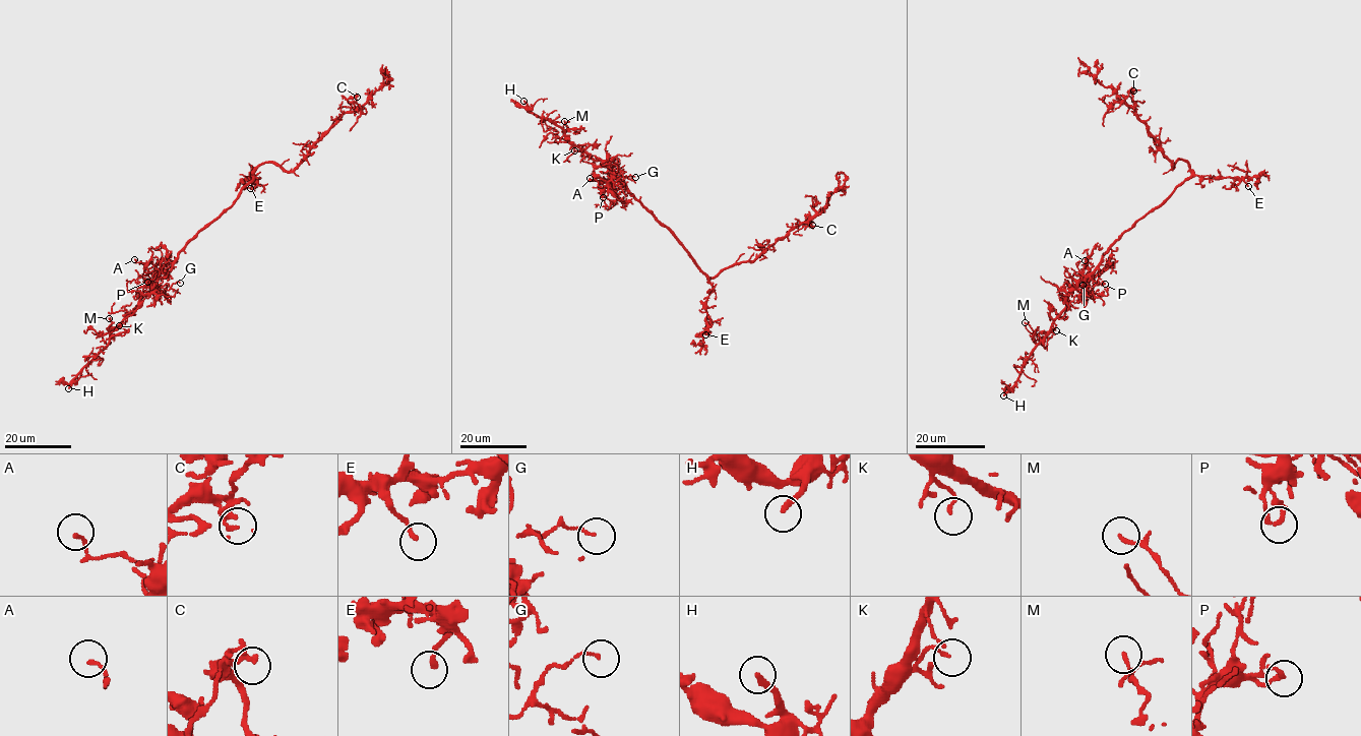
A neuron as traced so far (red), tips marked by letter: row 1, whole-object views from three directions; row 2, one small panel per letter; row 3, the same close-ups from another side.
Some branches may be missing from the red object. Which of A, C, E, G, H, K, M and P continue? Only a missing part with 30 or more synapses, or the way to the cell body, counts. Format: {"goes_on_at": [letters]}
{"goes_on_at": ["H"]}

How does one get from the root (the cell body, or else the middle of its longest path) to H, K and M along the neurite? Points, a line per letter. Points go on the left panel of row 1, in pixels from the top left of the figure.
H: (226, 210), (184, 246), (173, 266), (111, 333), (109, 343), (68, 388)
K: (226, 210), (184, 246), (173, 266), (119, 325)
M: (226, 210), (184, 246), (173, 266), (110, 334), (112, 322), (109, 318)

